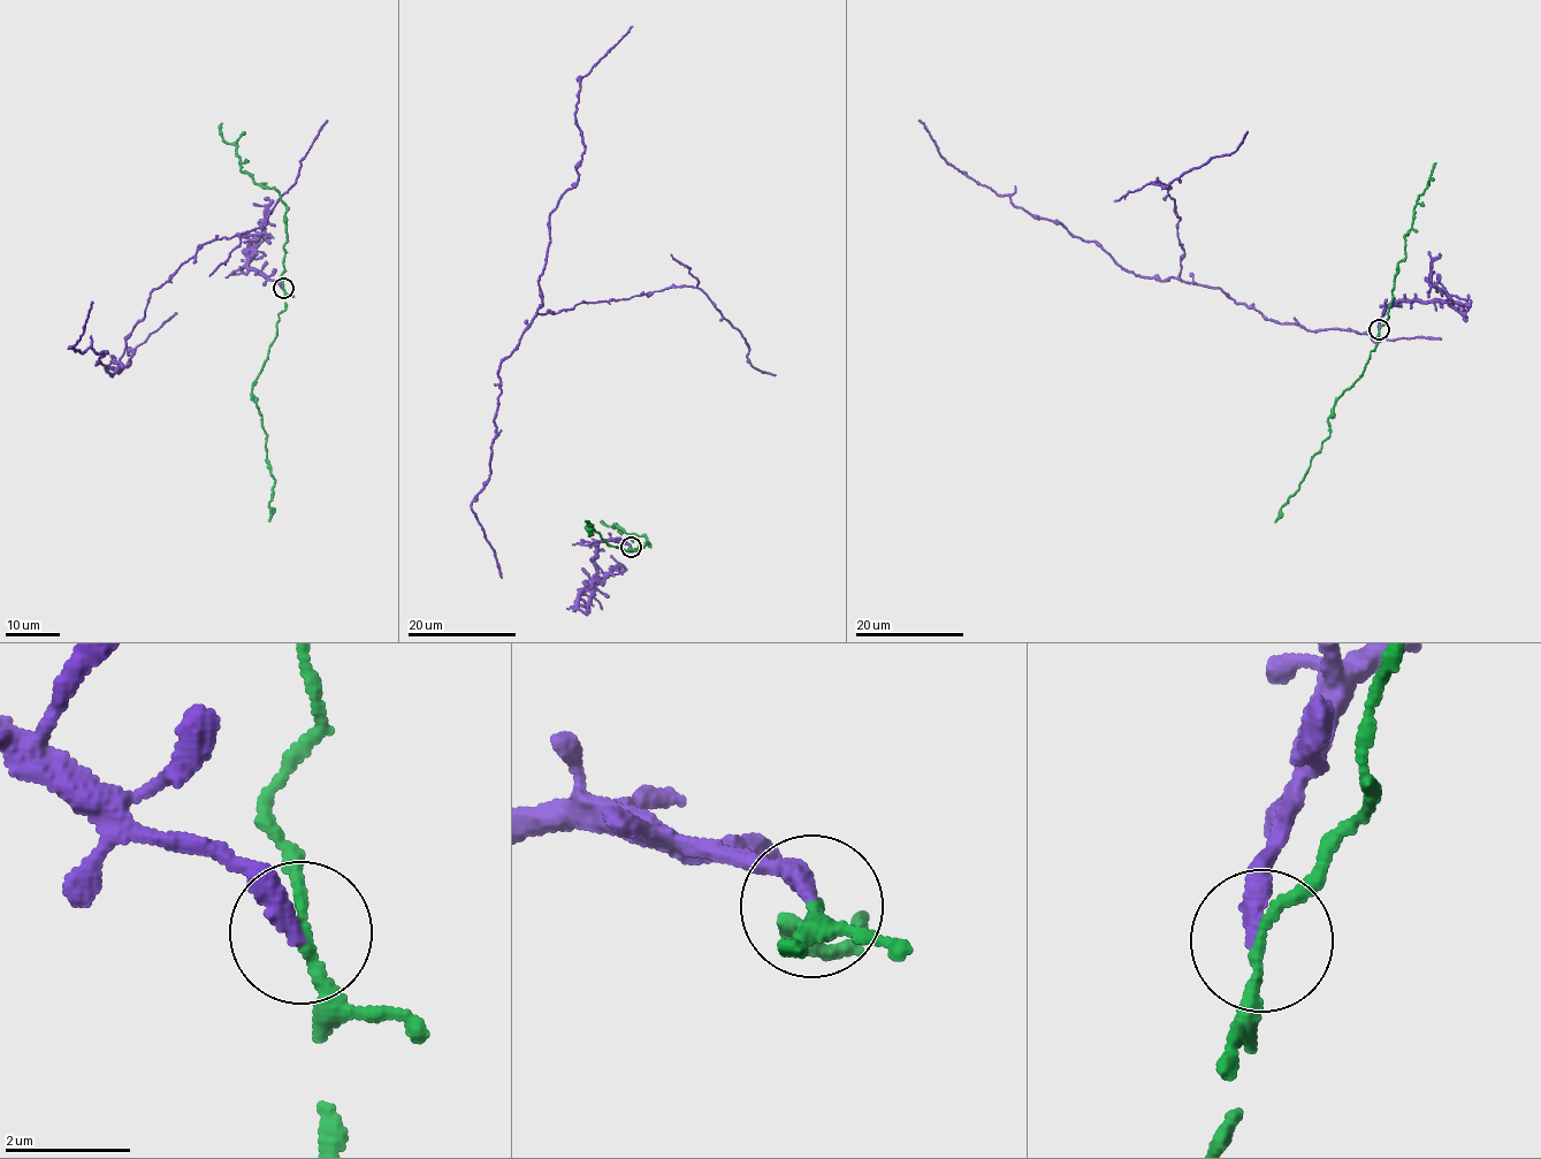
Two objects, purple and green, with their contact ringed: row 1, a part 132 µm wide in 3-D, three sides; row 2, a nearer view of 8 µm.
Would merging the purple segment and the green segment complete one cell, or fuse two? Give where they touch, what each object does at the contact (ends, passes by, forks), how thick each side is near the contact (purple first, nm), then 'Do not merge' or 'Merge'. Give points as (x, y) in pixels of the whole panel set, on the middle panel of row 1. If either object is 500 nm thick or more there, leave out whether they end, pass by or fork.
Place: (631, 547). At the ring purple ends. At the ring green passes by. Thickness 320 nm (purple) against 160 nm. Do not merge

